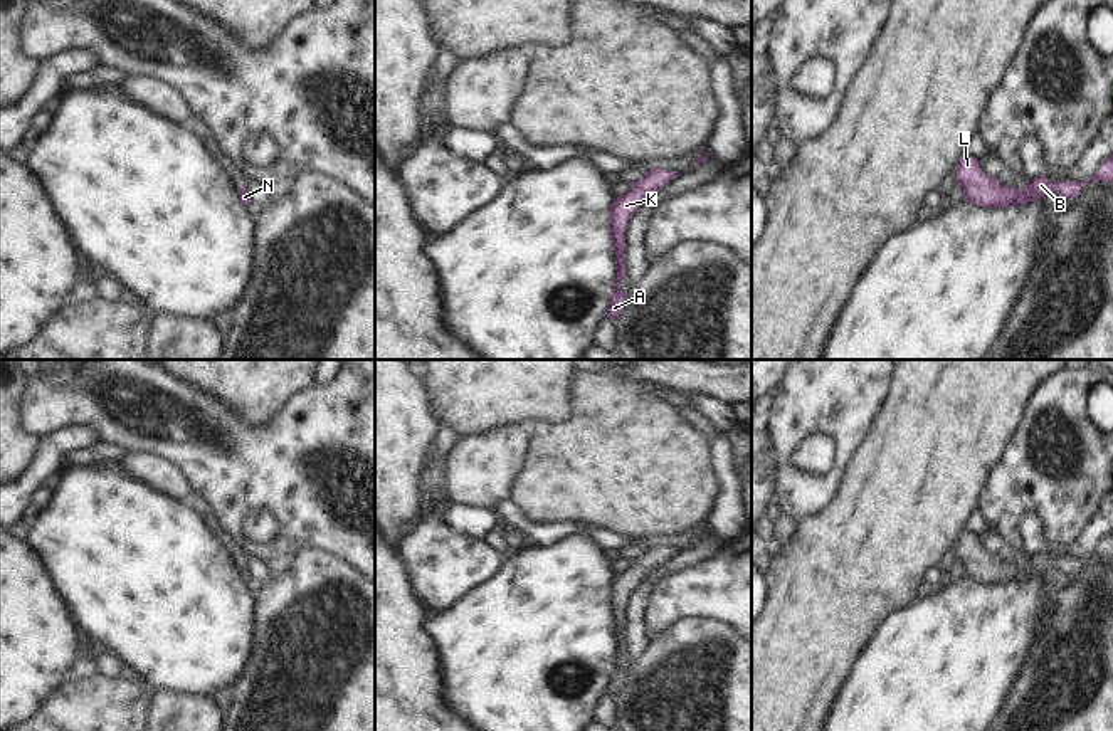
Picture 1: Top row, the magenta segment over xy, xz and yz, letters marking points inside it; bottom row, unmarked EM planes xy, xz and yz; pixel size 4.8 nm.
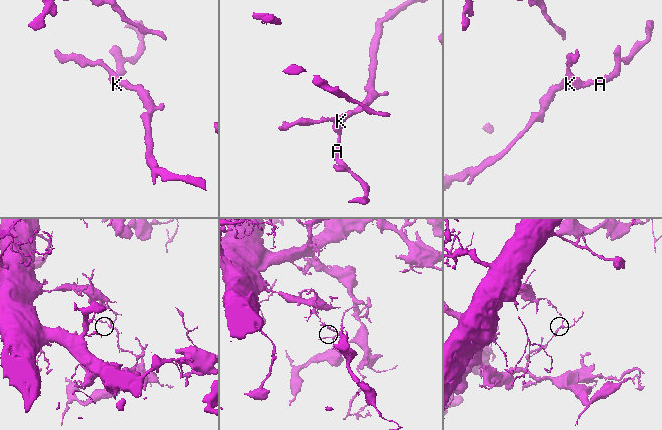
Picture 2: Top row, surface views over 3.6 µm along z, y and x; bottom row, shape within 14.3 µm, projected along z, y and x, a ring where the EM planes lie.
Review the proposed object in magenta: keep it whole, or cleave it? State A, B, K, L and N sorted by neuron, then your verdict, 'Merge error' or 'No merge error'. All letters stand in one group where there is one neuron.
Groups: A B K L N. No merge error.

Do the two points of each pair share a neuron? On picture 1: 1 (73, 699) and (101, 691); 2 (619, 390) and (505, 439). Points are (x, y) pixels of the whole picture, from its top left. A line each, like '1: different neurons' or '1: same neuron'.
1: same neuron
2: different neurons

